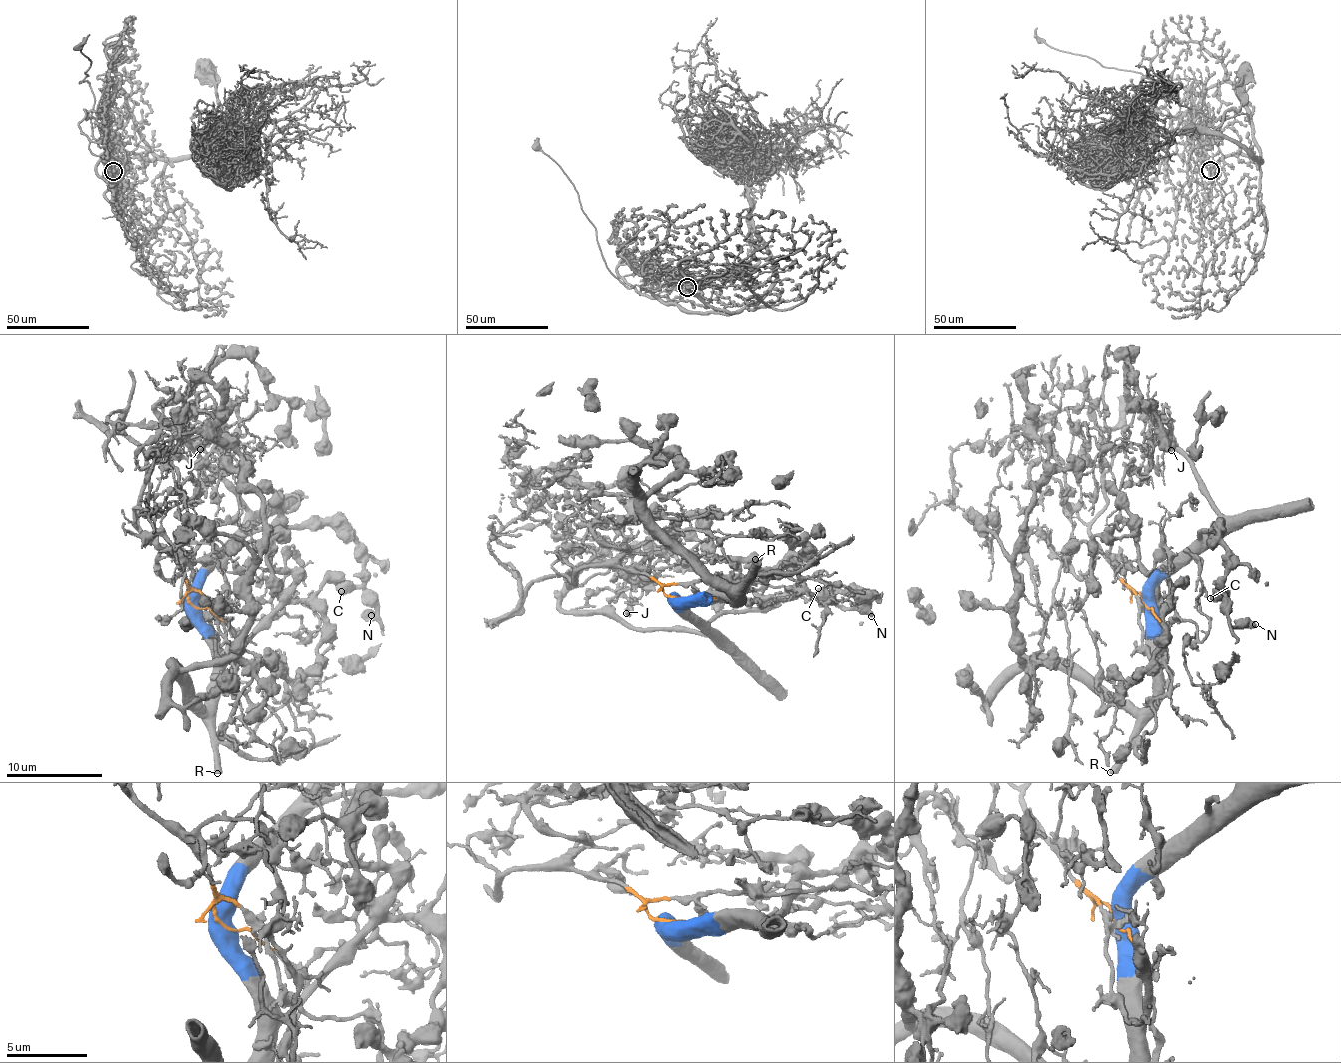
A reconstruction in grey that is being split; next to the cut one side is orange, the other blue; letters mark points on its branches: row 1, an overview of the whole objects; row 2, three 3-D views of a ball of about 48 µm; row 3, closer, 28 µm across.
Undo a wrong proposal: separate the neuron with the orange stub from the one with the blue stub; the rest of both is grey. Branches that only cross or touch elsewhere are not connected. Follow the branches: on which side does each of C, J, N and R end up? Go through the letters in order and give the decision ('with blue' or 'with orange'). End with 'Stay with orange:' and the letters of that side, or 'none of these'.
C: with blue
J: with orange
N: with blue
R: with blue
Stay with orange: J

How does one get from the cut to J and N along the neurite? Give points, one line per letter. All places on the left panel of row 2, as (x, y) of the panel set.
J: (193, 603), (192, 552), (238, 511), (244, 489), (244, 477), (201, 440), (217, 416), (219, 433), (200, 449)
N: (193, 603), (240, 537), (268, 527), (337, 524), (357, 543), (372, 614)

